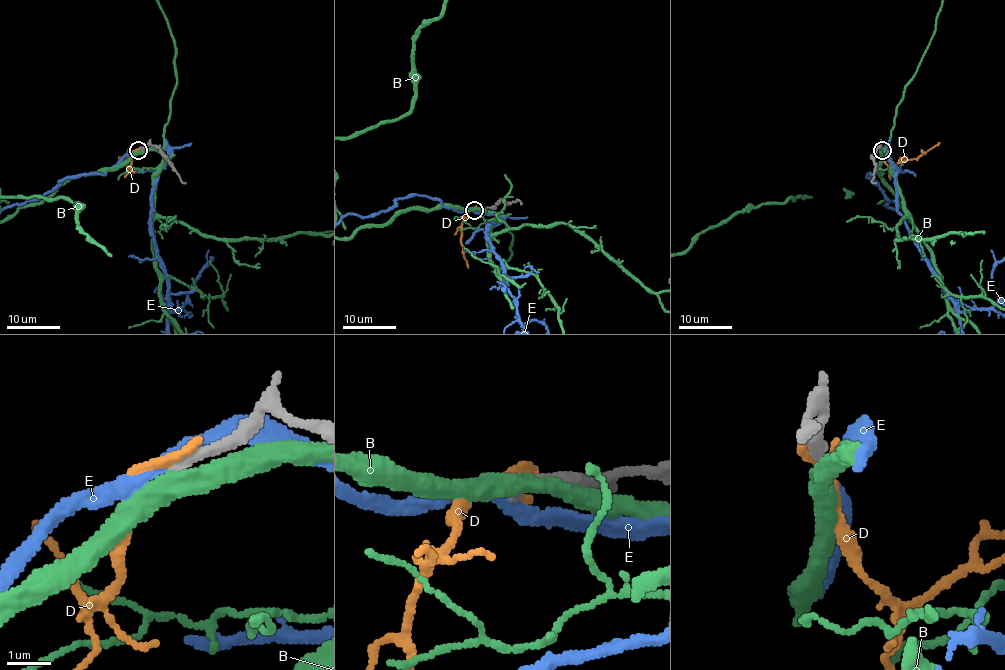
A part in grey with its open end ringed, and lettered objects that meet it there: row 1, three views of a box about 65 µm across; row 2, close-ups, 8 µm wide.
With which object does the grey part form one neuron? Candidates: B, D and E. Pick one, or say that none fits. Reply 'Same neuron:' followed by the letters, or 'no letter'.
Same neuron: no letter

